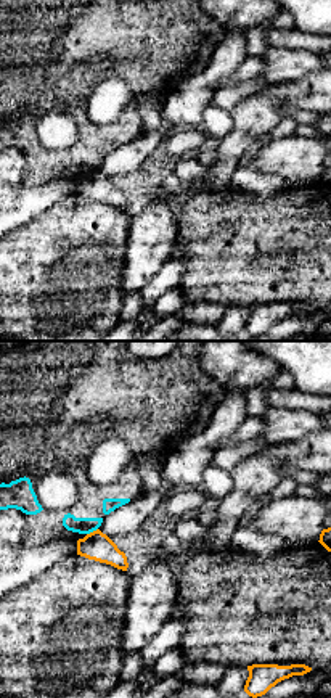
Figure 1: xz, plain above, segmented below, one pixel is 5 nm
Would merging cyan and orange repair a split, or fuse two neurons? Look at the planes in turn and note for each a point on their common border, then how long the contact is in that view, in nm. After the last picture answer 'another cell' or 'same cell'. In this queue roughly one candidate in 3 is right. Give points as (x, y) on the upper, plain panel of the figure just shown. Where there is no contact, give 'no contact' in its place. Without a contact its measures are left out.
contact (92, 171); length 70 nm

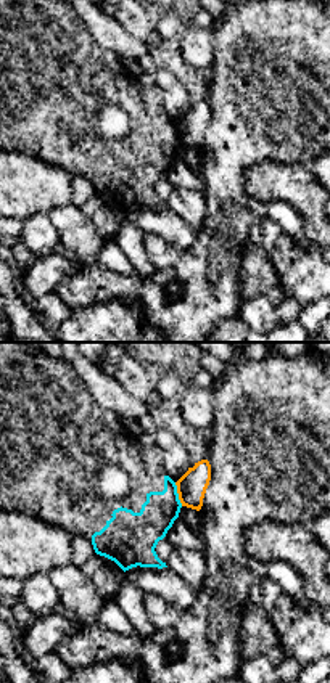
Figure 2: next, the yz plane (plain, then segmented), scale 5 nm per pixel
contact (177, 134); length 130 nm

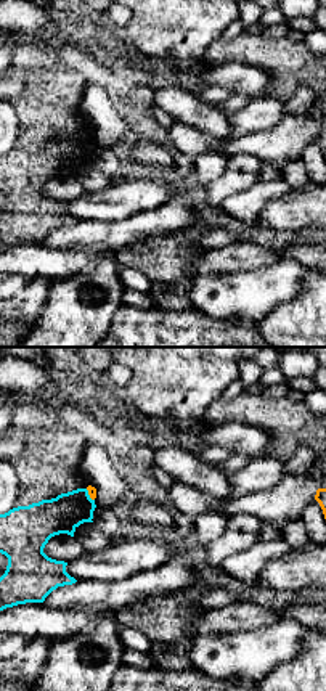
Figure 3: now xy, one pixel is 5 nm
contact (89, 135); length 80 nm

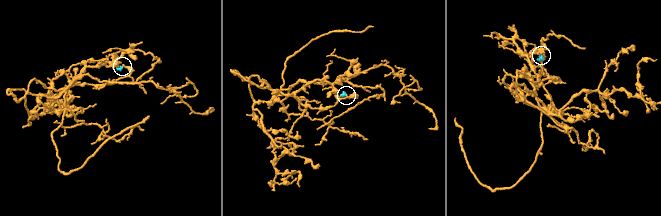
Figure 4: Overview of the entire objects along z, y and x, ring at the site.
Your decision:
another cell

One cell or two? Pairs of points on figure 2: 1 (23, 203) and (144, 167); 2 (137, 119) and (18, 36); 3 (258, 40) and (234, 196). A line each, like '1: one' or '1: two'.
1: two
2: one
3: one

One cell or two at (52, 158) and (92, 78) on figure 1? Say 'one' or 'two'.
one

